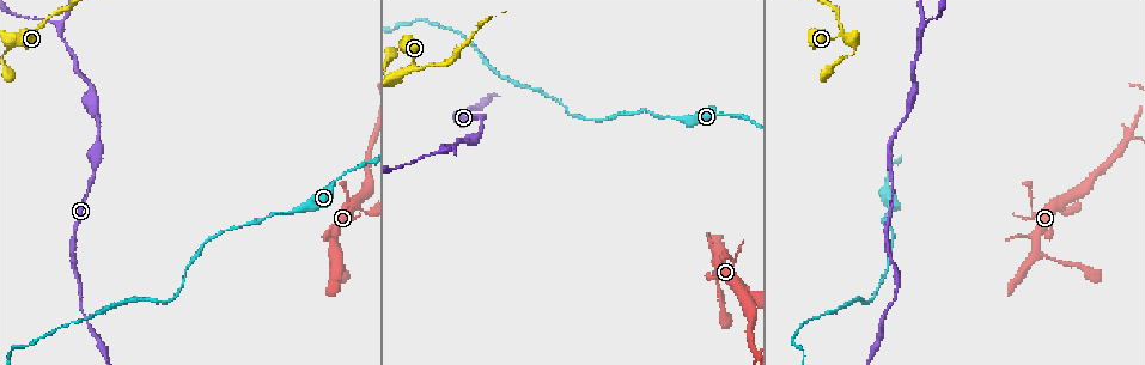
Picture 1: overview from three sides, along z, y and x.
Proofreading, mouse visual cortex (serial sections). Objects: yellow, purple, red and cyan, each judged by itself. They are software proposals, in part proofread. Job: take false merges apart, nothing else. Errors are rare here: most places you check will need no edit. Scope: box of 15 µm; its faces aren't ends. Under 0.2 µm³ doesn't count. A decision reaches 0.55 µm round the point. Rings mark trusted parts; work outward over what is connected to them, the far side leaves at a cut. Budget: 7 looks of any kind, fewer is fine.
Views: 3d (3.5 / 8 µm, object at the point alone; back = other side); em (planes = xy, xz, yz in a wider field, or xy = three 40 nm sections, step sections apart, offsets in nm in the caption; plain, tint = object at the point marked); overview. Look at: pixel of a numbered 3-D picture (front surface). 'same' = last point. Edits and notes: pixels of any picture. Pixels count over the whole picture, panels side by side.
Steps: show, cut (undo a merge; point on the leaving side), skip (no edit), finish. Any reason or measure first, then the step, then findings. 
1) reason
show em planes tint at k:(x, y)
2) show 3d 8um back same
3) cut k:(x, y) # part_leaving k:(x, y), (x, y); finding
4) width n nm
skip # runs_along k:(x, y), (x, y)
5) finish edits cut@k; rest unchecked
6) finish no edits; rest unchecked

sharp bend
show 3d 8um at 1:(403, 75)

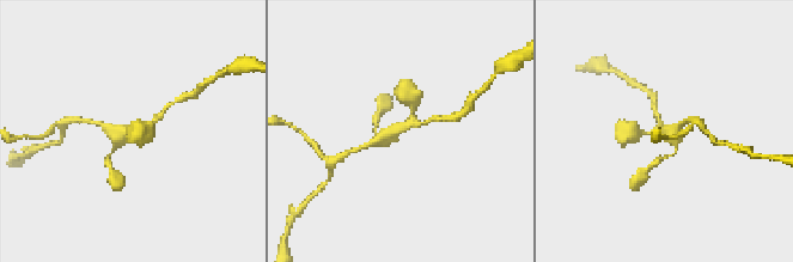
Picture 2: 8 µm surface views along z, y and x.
arms 3; arm_widths 150, 200, 300 nm; shape alone is not enough
show em xy step 1 tint at 2:(395, 128)

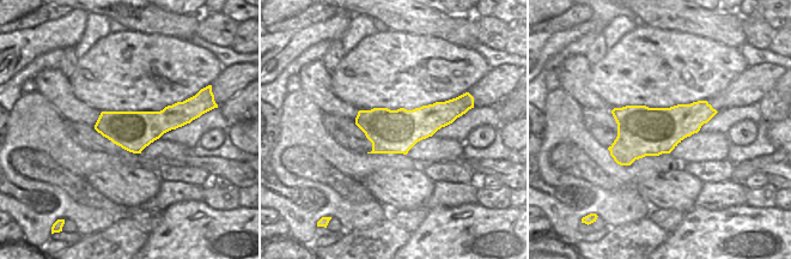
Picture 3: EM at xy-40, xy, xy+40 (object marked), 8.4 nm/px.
skip # runs_along 2:(412, 107), (414, 121), (380, 139); continuous, no second cell

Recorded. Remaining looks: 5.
arms part here
show 3d 3.5um at 1:(926, 22)

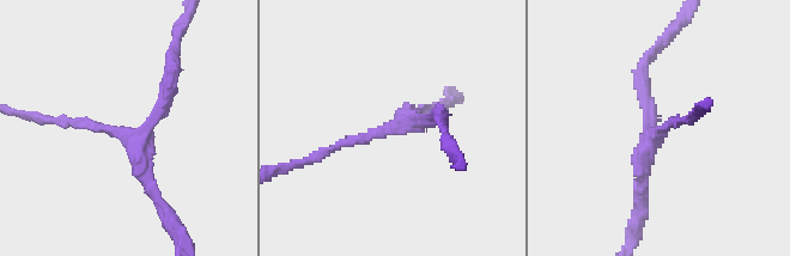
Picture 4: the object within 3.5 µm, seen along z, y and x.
arms 3; arm_widths 150, 150, 200 nm; now the EM
show em planes tint at 4:(653, 136)

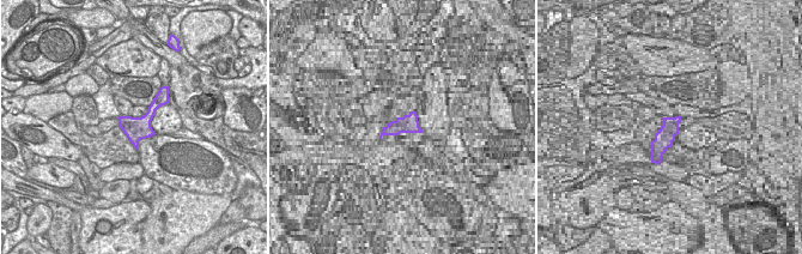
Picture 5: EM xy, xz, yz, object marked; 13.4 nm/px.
skip # runs_along 4:(162, 207), (133, 136), (59, 122); continuous, no second cell

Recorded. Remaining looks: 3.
sharp bend
show 3d 3.5um at 1:(334, 253)

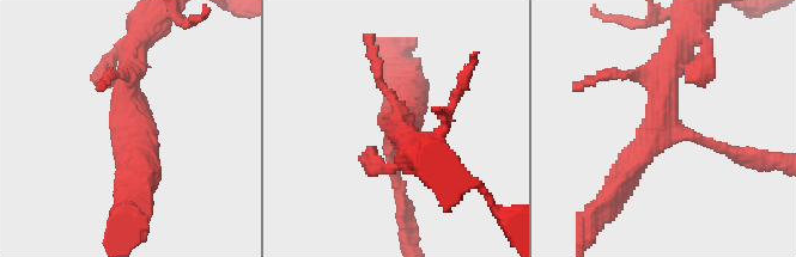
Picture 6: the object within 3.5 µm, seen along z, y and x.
now the EM
show em planes tint at 6:(131, 124)

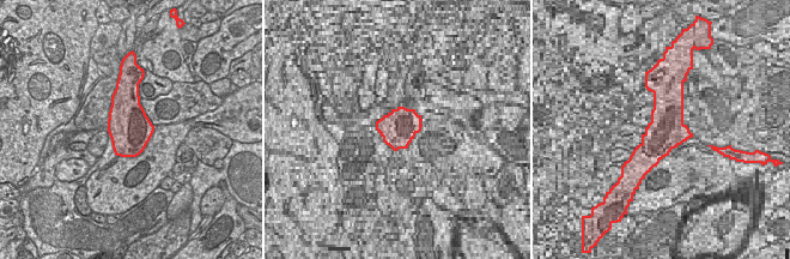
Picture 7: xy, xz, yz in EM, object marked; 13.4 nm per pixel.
another direction
show em xy step 3 tint same

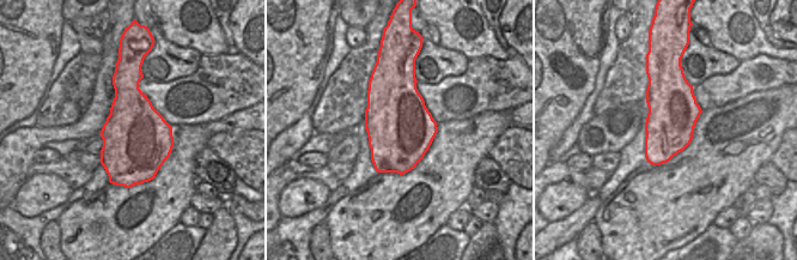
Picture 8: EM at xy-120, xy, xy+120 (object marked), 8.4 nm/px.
width 550 nm
skip # runs_along 6:(678, 44), (662, 122), (615, 191); one cell here

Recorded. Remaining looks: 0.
finish no edits; rest unchecked

